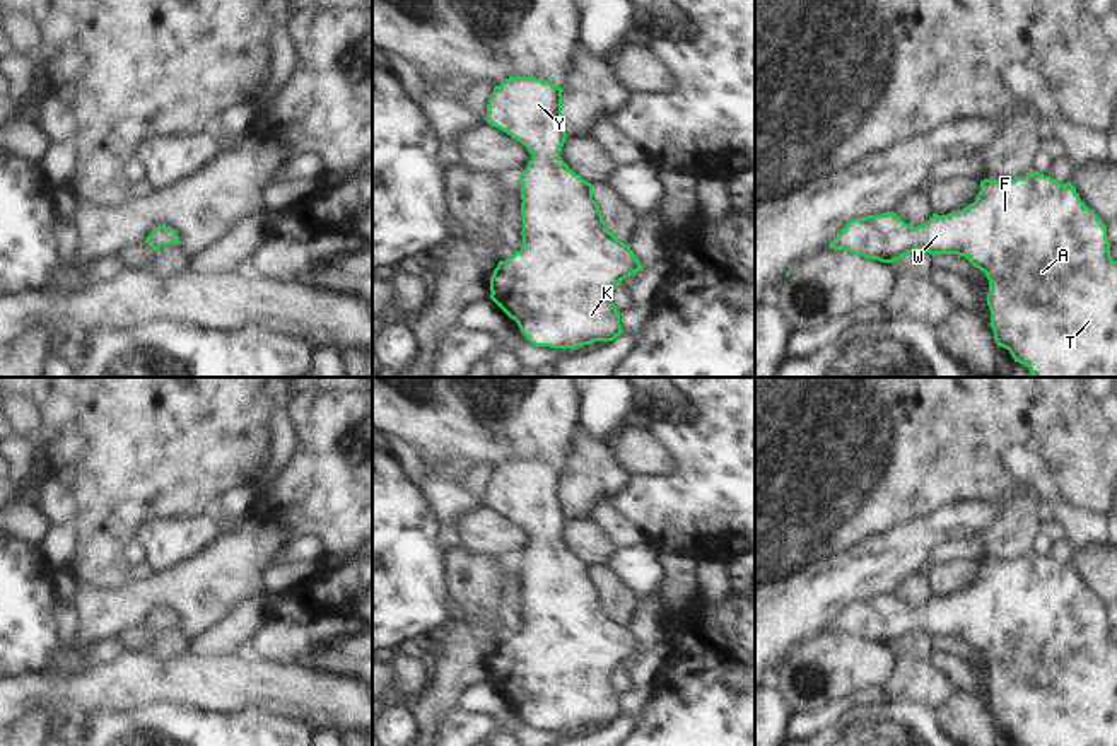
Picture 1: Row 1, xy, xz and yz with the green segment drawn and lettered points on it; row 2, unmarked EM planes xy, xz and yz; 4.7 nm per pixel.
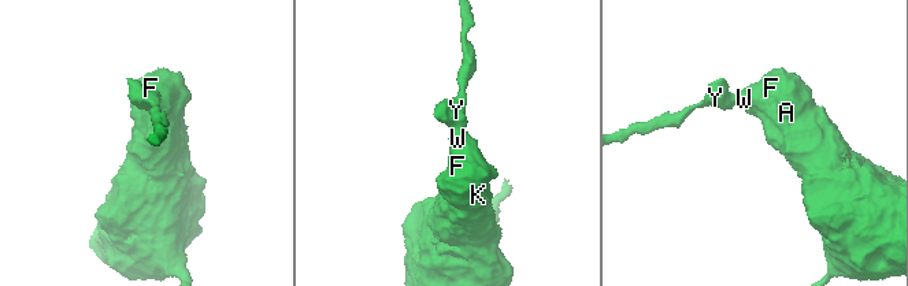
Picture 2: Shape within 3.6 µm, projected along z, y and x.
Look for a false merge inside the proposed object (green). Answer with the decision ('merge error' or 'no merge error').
no merge error

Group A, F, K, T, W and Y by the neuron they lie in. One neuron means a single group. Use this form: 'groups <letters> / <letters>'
groups A F K T W Y

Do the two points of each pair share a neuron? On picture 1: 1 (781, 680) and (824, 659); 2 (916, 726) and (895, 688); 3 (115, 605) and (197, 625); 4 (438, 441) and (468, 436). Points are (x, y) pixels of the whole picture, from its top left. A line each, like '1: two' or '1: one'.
1: one
2: two
3: one
4: one

